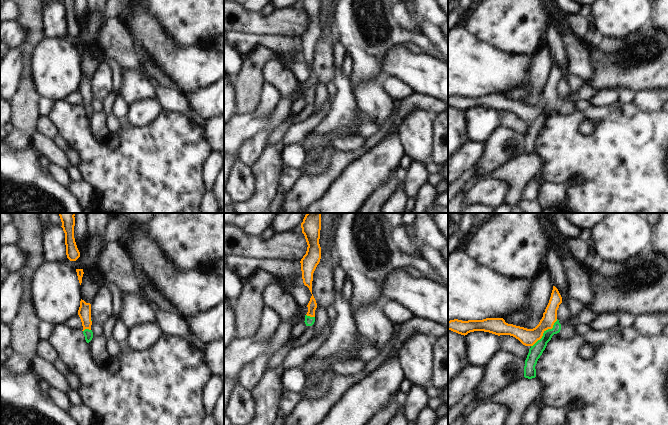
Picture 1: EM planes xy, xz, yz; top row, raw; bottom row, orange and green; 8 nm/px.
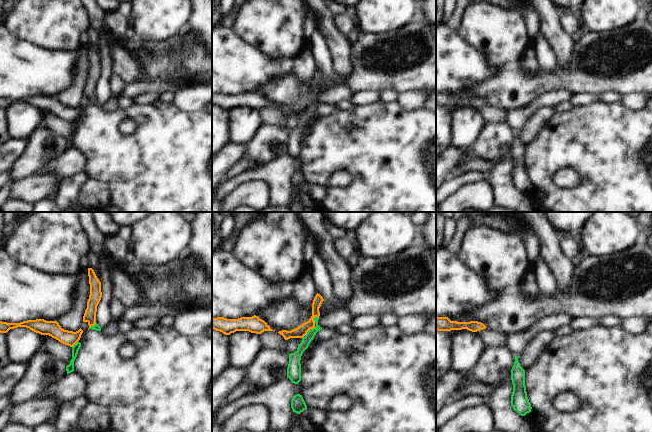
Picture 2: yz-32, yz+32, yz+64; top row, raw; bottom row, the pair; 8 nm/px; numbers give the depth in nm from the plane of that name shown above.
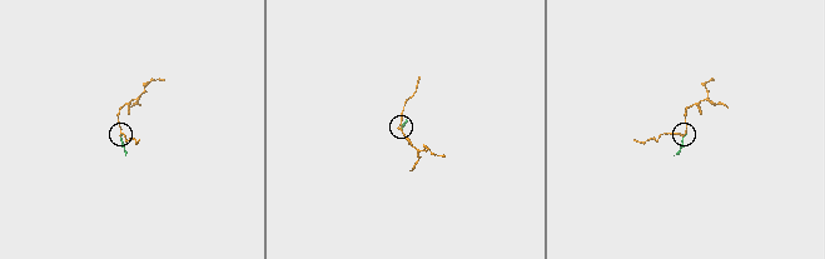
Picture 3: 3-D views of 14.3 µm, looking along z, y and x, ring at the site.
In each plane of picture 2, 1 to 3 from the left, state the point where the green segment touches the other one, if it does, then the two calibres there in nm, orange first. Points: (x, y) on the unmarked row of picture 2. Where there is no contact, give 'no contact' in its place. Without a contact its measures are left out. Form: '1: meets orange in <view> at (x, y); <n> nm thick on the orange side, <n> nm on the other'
1: meets orange in yz-32 at (75, 119); 130 nm thick on the orange side, 60 nm on the other
2: meets orange in yz+32 at (308, 106); 90 nm thick on the orange side, 90 nm on the other
3: no contact

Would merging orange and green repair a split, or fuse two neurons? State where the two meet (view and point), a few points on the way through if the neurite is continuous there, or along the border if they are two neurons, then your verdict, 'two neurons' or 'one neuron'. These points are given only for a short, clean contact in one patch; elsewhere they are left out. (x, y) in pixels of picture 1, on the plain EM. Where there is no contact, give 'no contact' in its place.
meets orange in yz at (543, 108); runs through yz (528, 113), (538, 113), (543, 108), (538, 116), (536, 126); one neuron

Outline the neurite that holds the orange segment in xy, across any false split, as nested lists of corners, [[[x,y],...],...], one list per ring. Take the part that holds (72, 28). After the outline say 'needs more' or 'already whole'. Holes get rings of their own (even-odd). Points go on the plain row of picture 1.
[[[62,0],[65,9],[66,31],[70,37],[76,37],[80,33],[80,28],[77,24],[74,14],[75,0]]] | already whole

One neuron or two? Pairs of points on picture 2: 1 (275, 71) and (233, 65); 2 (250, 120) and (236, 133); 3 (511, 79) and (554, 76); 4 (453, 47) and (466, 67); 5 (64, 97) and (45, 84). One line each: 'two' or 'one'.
1: one
2: one
3: one
4: one
5: two

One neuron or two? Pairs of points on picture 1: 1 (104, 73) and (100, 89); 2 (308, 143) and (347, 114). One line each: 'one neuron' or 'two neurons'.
1: one neuron
2: one neuron

